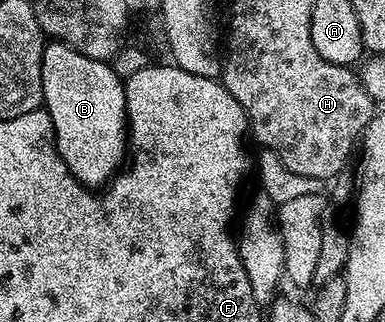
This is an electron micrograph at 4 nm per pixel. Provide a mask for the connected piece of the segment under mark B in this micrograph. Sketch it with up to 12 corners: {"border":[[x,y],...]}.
{"border":[[62,41],[42,47],[60,159],[105,186],[128,153],[123,79]]}

